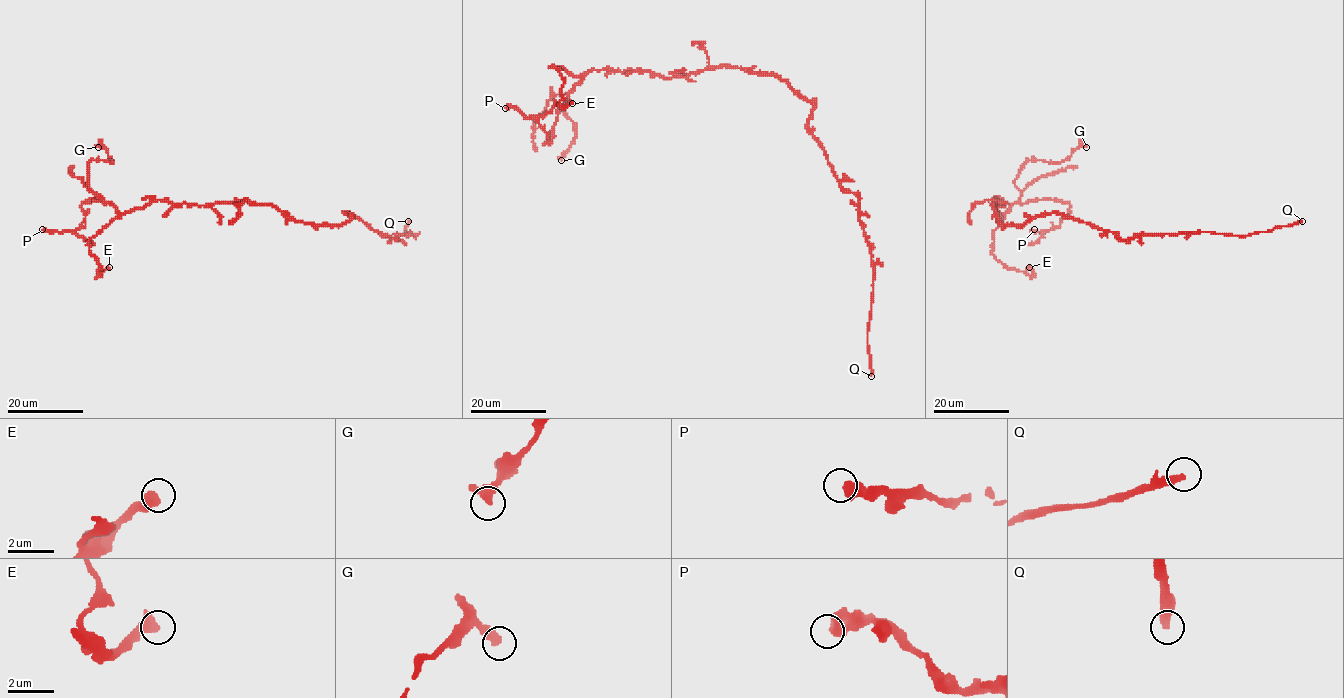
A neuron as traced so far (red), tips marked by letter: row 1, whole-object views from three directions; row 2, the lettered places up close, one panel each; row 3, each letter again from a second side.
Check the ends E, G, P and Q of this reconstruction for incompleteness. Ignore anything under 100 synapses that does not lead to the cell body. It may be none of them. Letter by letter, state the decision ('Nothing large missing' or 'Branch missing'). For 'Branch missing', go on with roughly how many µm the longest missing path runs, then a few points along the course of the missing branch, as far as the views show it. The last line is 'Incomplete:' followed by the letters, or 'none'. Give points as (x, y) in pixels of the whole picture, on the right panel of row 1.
E: Nothing large missing
G: Nothing large missing
P: Nothing large missing
Q: Branch missing. Missing length about 190 µm
Incomplete: Q

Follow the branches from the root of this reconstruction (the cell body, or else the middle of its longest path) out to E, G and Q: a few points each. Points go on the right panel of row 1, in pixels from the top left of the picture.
E: (1000, 223), (997, 200), (1002, 222), (991, 254), (1030, 276), (1029, 267)
G: (1000, 223), (992, 205), (1004, 214), (1020, 198), (1015, 179), (1028, 159), (1062, 162), (1086, 147)
Q: (1000, 223), (1025, 225), (1032, 217), (1060, 213), (1119, 238), (1132, 239), (1201, 231), (1247, 236), (1302, 221)

